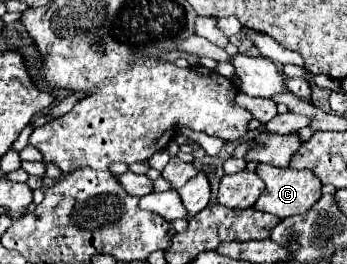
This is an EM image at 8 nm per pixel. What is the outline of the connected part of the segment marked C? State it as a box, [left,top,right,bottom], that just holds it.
[255,163,321,219]

